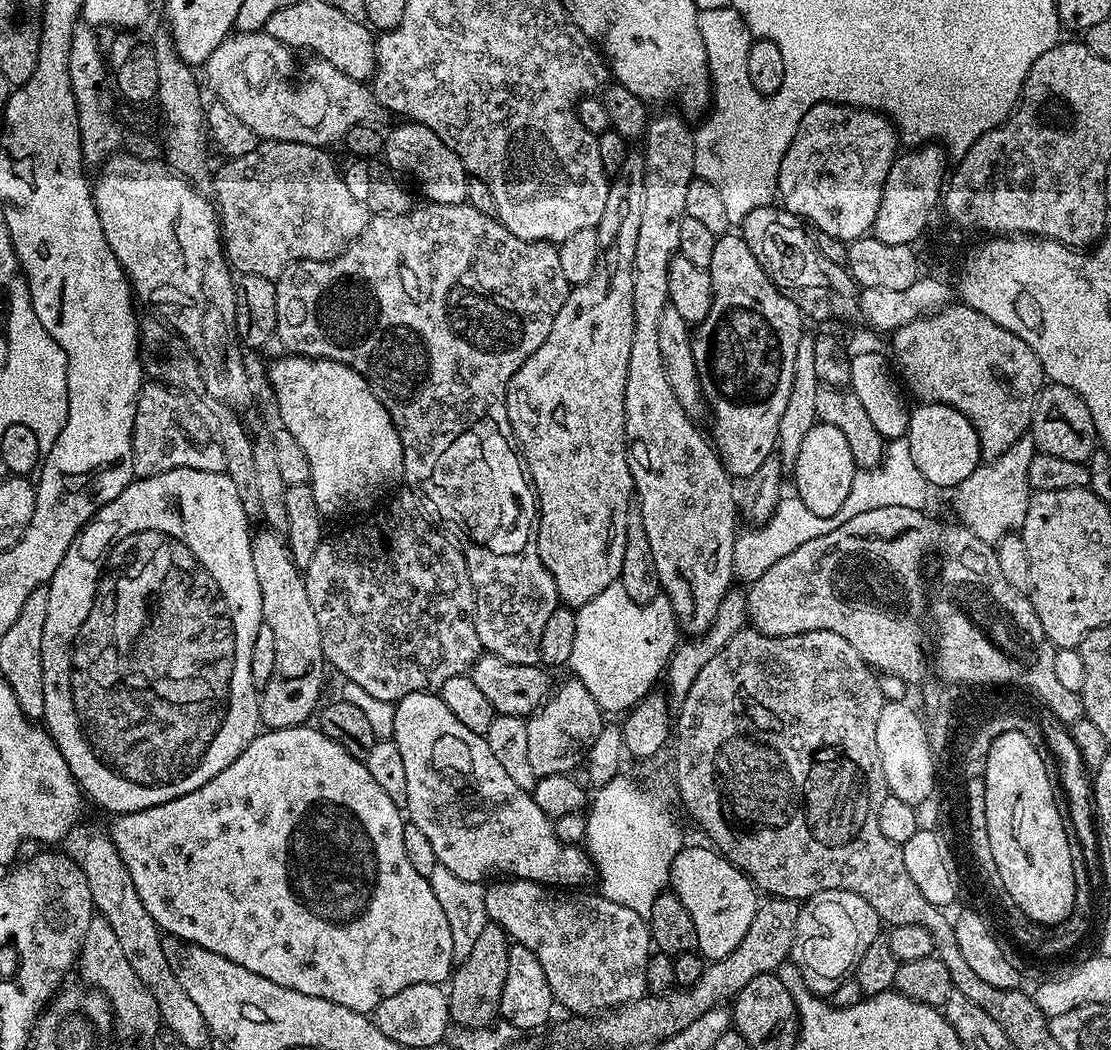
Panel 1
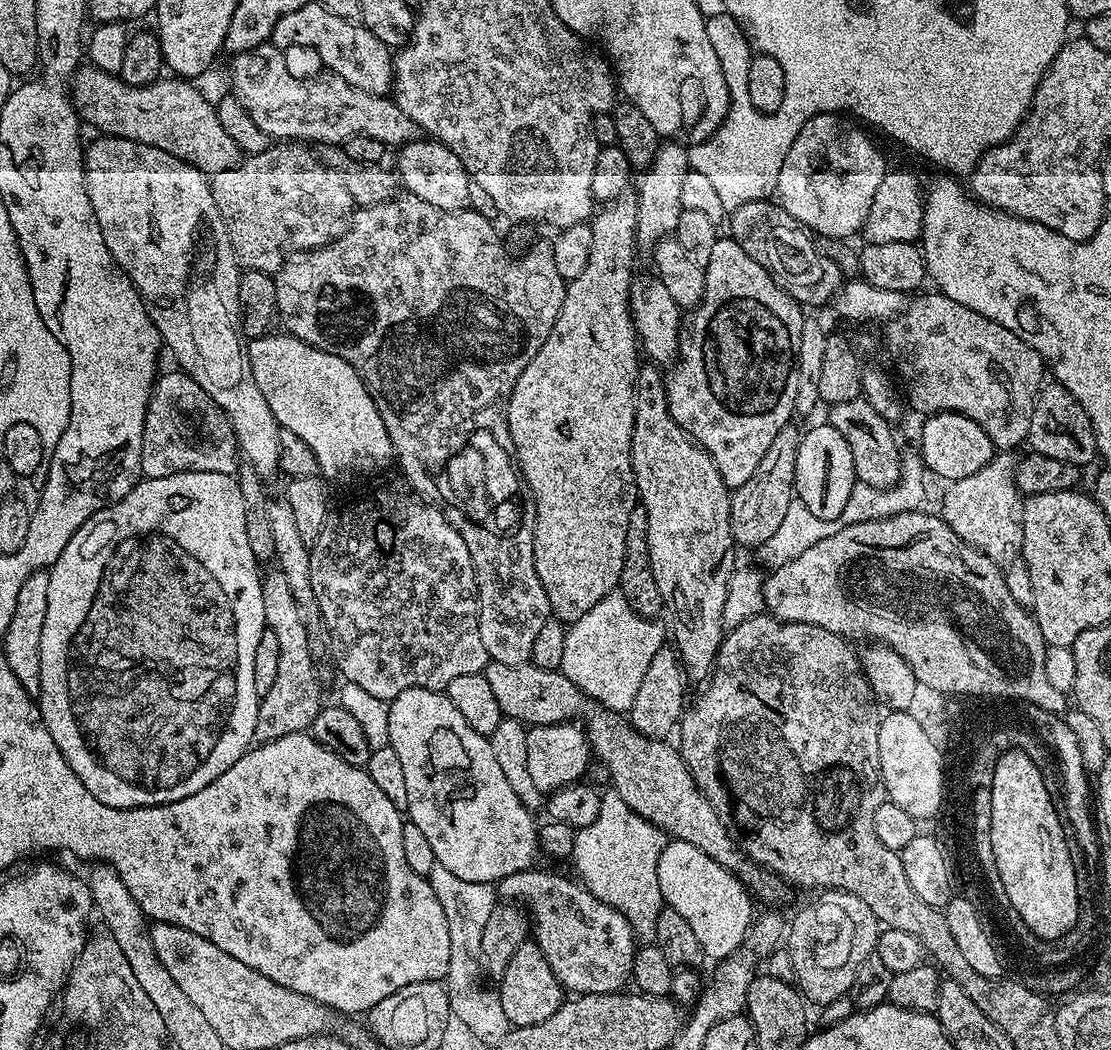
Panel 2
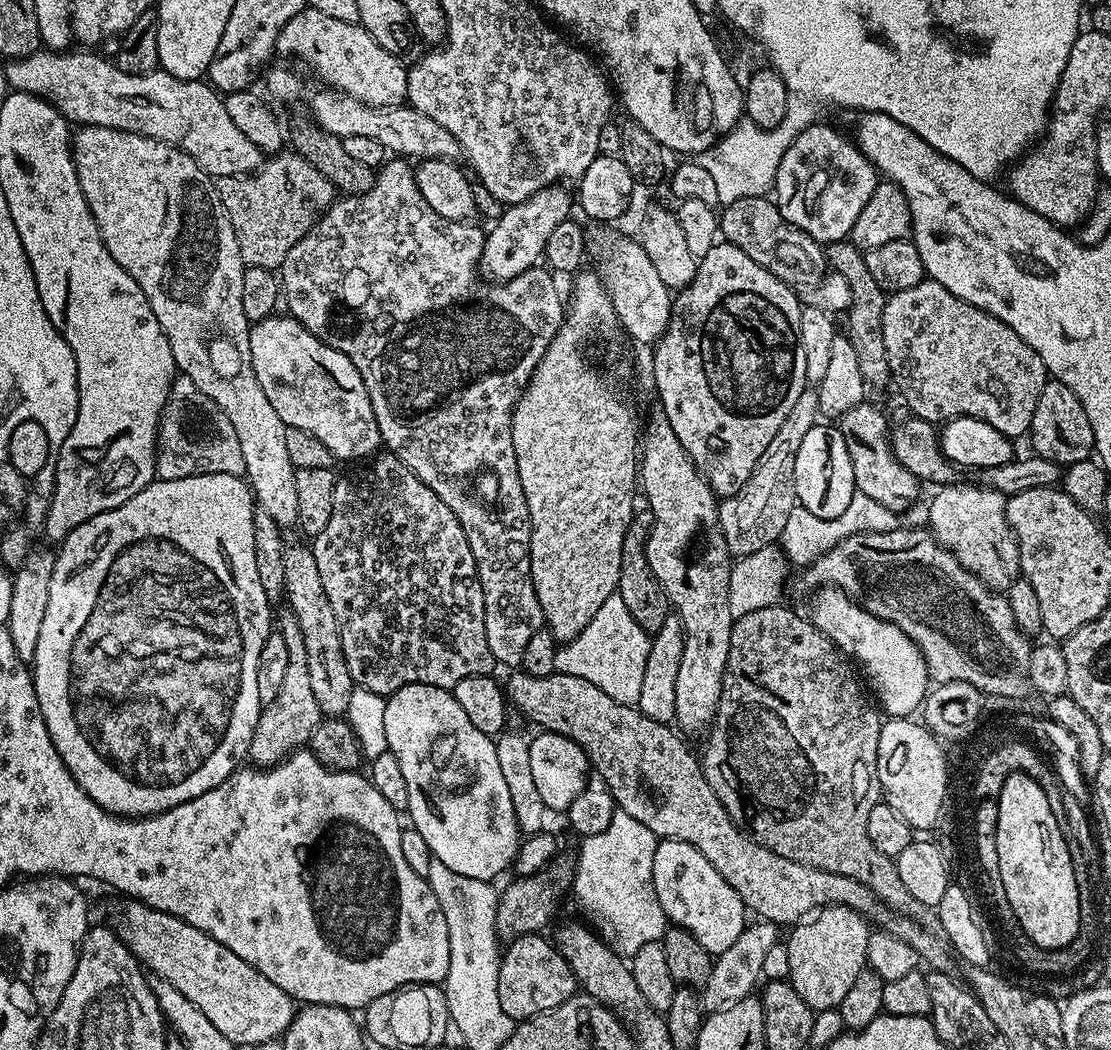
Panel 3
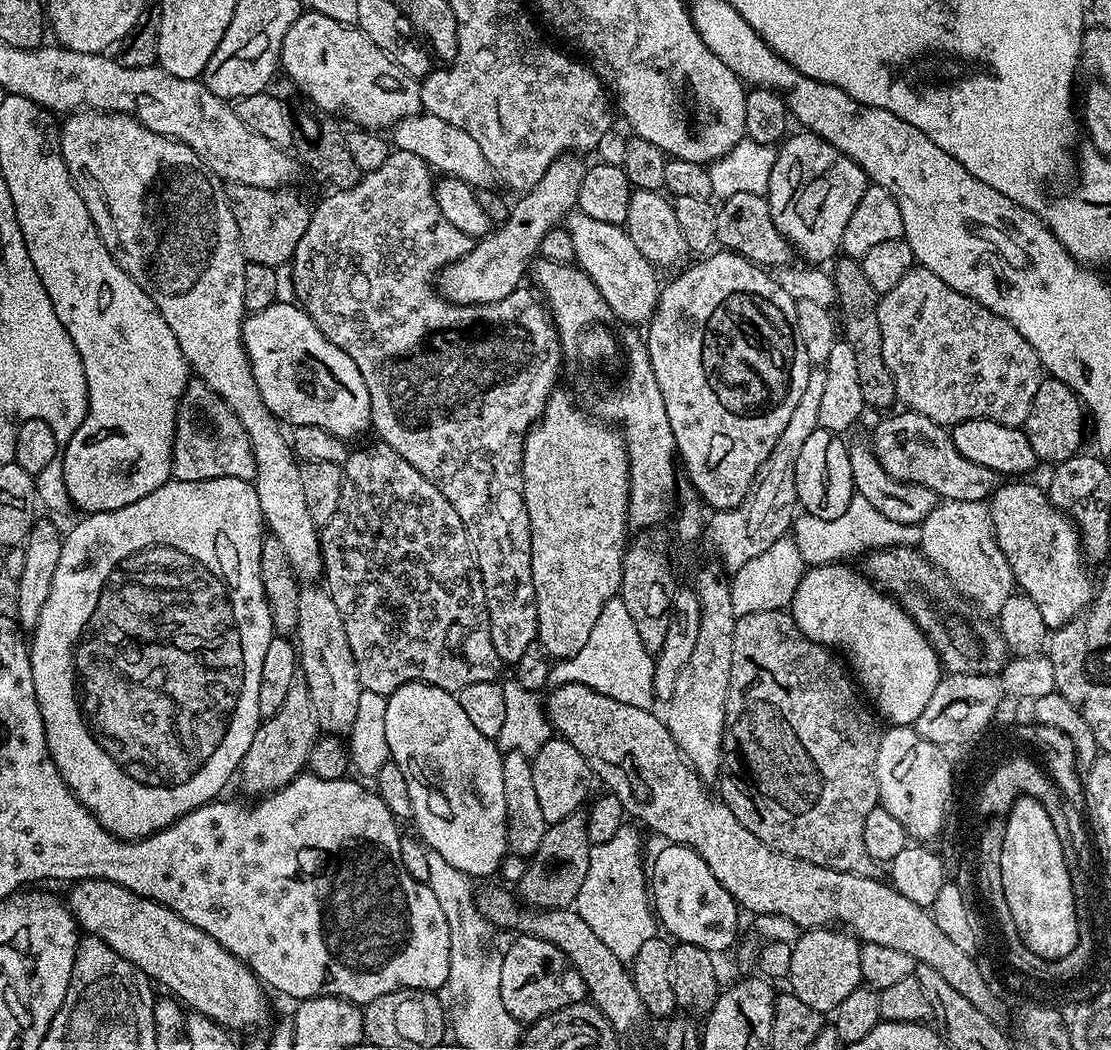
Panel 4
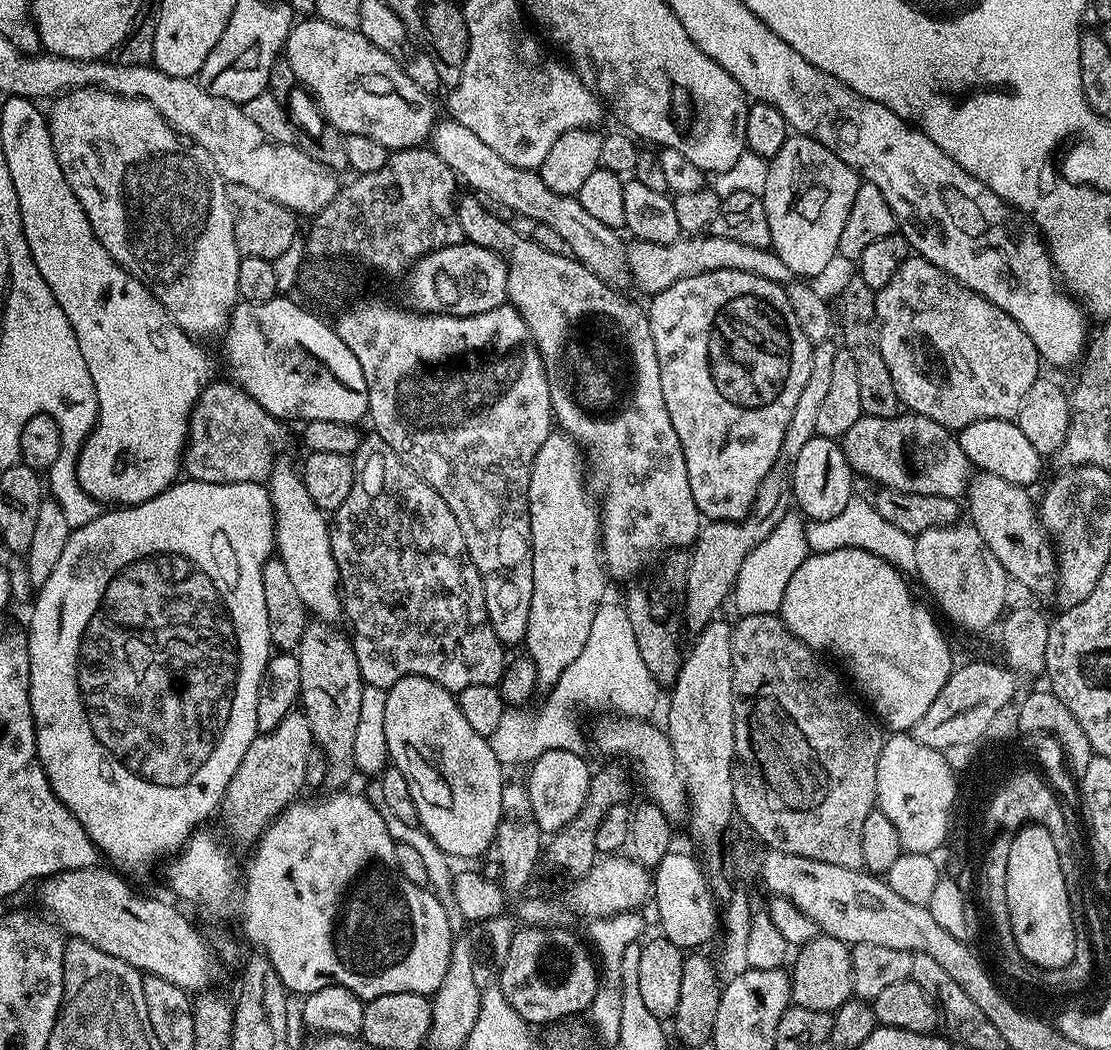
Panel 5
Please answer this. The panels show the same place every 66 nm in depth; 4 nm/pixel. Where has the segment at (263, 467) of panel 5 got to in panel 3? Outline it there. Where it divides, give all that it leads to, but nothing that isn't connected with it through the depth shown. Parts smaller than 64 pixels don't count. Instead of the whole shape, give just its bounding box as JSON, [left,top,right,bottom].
[156,374,244,480]

